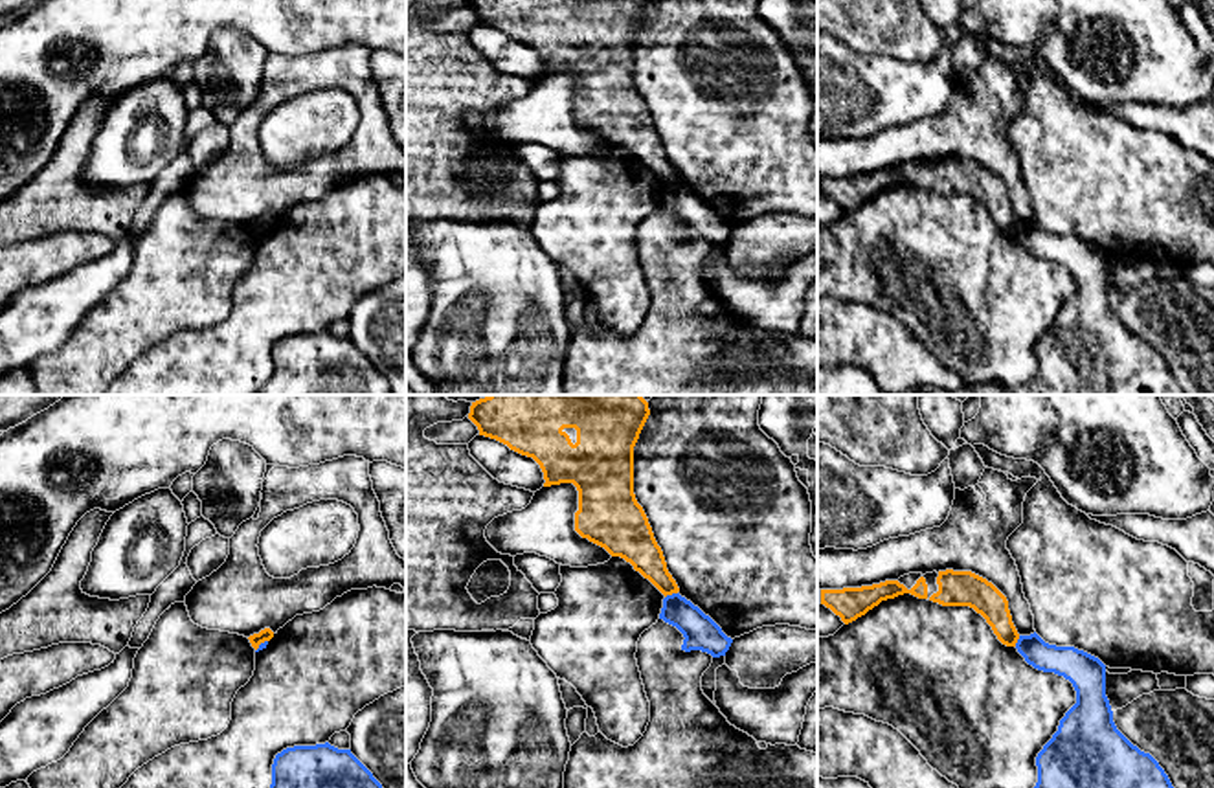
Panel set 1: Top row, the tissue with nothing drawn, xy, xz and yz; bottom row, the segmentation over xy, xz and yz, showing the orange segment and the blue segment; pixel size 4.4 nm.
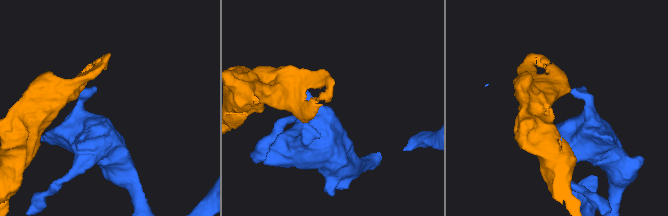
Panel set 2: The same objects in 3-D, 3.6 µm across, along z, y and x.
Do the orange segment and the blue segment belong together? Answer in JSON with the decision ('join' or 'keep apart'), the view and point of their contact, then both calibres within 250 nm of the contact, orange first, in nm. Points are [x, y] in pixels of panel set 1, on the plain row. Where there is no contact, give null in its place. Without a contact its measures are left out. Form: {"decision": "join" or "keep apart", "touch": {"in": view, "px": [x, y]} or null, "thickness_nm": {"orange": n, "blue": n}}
{"decision": "keep apart", "touch": {"in": "xz", "px": [671, 182]}, "thickness_nm": {"orange": 160, "blue": 150}}

